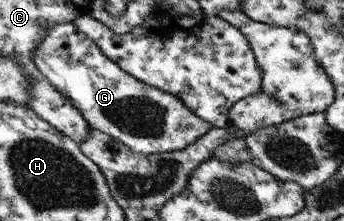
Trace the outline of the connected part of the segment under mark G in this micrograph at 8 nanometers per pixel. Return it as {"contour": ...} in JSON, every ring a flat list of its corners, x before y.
{"contour":[[73,22,58,23,54,28,50,28,46,32,46,38,40,42,40,48,35,50,33,61,39,67,39,71,65,97,69,97,74,102,92,129,108,133,112,138,123,141,125,145,135,149,136,152,149,155,179,151,200,140,214,127,214,124,200,118,199,114,192,113,192,110,188,109,178,96,164,92,163,89,149,85,145,81,138,80,131,73,124,72,118,61,108,57,100,49,99,44,92,41,92,38,88,38,87,34]]}

